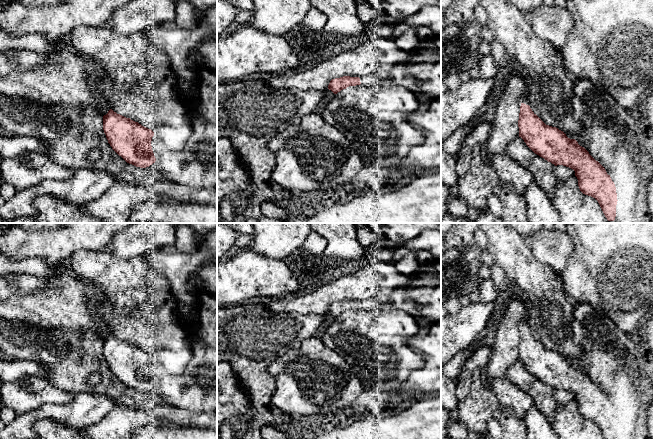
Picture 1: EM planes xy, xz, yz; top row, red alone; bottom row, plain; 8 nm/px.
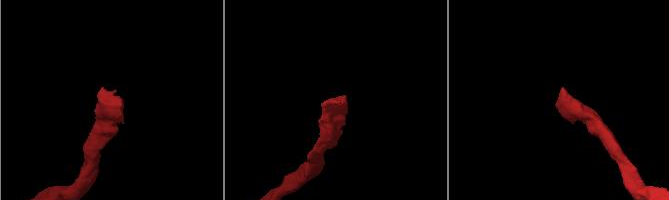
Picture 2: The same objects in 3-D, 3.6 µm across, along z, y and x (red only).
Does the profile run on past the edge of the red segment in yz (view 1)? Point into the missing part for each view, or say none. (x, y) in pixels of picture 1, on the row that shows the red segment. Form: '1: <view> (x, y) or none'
1: none

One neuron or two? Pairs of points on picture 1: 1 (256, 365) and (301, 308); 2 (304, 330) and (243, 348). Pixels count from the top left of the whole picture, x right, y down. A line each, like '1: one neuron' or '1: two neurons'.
1: two neurons
2: one neuron

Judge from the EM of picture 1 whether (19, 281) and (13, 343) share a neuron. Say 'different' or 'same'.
different

